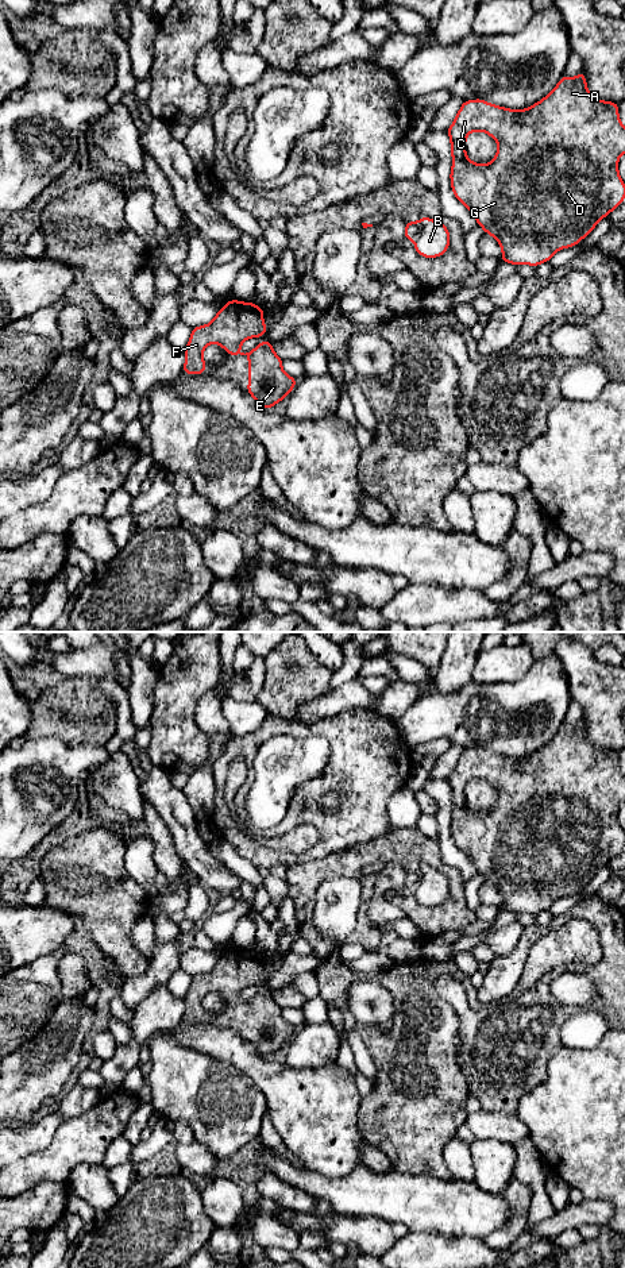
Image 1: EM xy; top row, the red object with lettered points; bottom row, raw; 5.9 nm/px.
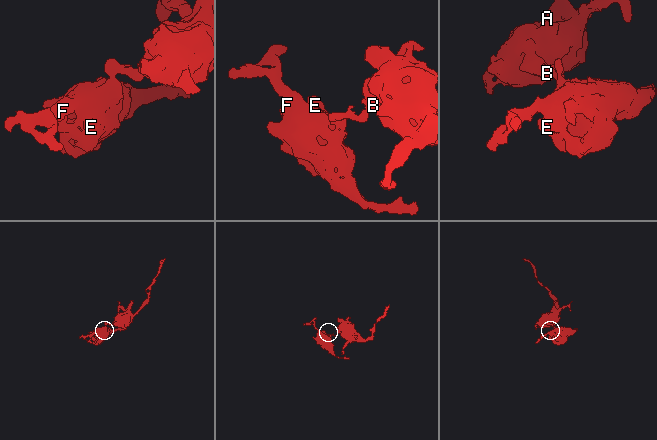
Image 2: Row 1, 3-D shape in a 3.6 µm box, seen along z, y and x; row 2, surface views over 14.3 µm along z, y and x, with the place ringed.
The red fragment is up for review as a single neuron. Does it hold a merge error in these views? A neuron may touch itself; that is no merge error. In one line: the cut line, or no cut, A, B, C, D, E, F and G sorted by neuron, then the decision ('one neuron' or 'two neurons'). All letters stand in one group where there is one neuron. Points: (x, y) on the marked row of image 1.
cut in xy along (417, 223), (417, 234), (413, 238); A B C D G / E F; two neurons

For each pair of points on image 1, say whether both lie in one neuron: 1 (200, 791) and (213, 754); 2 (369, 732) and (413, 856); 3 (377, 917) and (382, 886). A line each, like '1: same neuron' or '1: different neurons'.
1: same neuron
2: different neurons
3: same neuron

